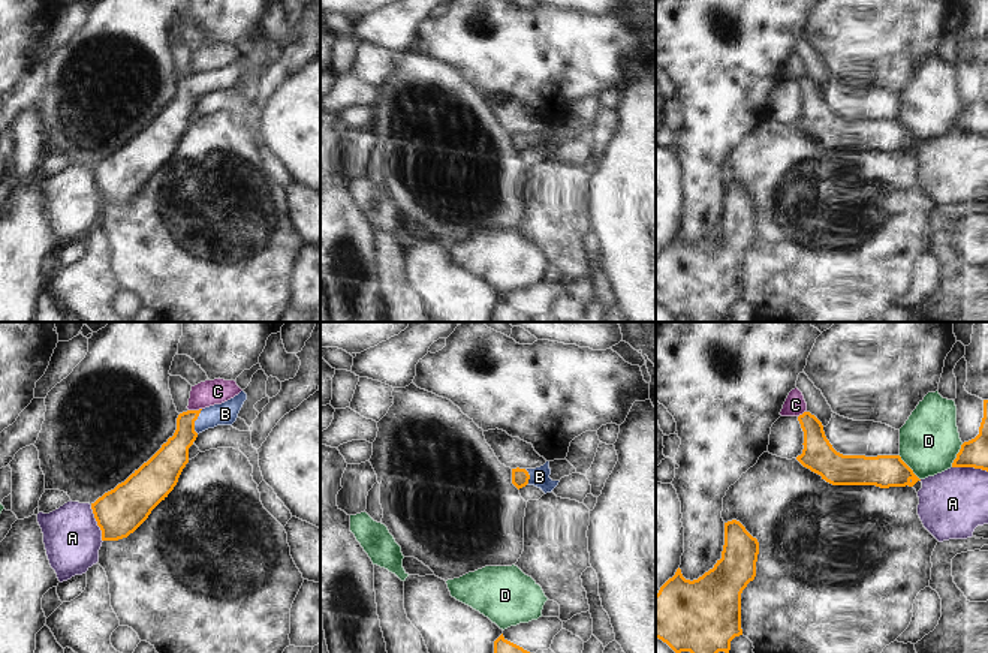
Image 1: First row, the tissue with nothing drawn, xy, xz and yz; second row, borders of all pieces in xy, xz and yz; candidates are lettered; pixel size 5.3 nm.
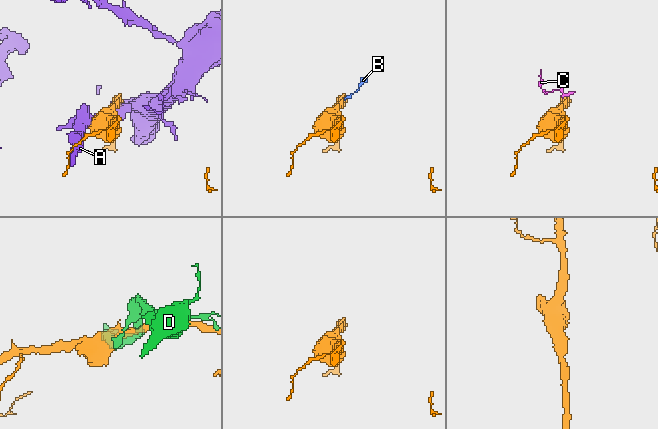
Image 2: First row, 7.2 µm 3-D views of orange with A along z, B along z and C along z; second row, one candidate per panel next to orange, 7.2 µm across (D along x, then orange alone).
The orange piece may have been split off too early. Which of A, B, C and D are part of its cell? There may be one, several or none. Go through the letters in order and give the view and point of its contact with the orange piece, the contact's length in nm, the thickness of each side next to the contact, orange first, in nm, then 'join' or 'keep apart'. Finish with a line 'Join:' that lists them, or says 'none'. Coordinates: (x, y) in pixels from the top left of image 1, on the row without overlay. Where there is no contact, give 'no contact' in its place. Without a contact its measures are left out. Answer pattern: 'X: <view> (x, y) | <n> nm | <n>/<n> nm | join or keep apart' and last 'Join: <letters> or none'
A: xy (98, 187) | 220 nm | 260/300 nm | keep apart
B: xy (195, 84) | 140 nm | 170/120 nm | join
C: xy (195, 75) | 70 nm | 140/140 nm | keep apart
D: yz (909, 132) | 180 nm | 180/320 nm | keep apart
Join: B

